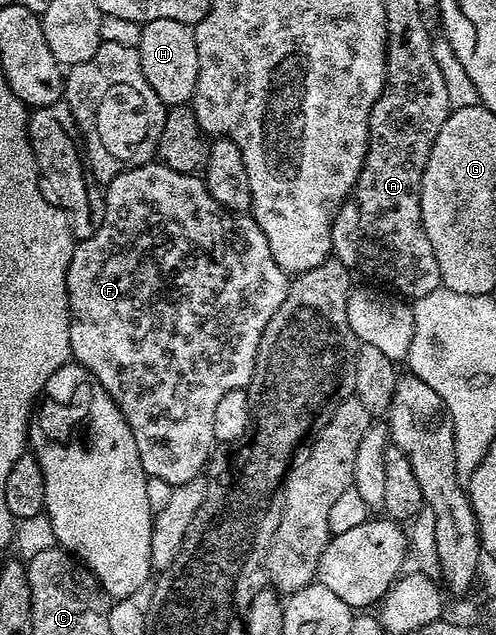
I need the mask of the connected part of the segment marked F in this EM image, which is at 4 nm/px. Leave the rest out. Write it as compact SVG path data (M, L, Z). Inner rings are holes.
M148 163L141 167L127 169L111 181L106 182L107 194L103 197L101 216L90 237L82 238L76 244L71 262L67 268L67 306L71 312L69 327L69 343L71 355L76 365L83 365L109 391L109 395L117 403L121 415L129 423L133 431L133 439L137 439L137 451L141 455L141 467L148 477L165 479L170 485L184 485L196 480L206 470L207 462L216 448L213 435L213 411L217 408L217 399L229 391L246 389L251 384L253 367L257 359L257 351L261 343L261 335L273 319L277 307L285 303L289 275L273 259L273 251L269 251L269 239L265 239L265 231L250 215L236 215L223 209L213 195L209 195L207 186L199 175L173 171L162 163Z

